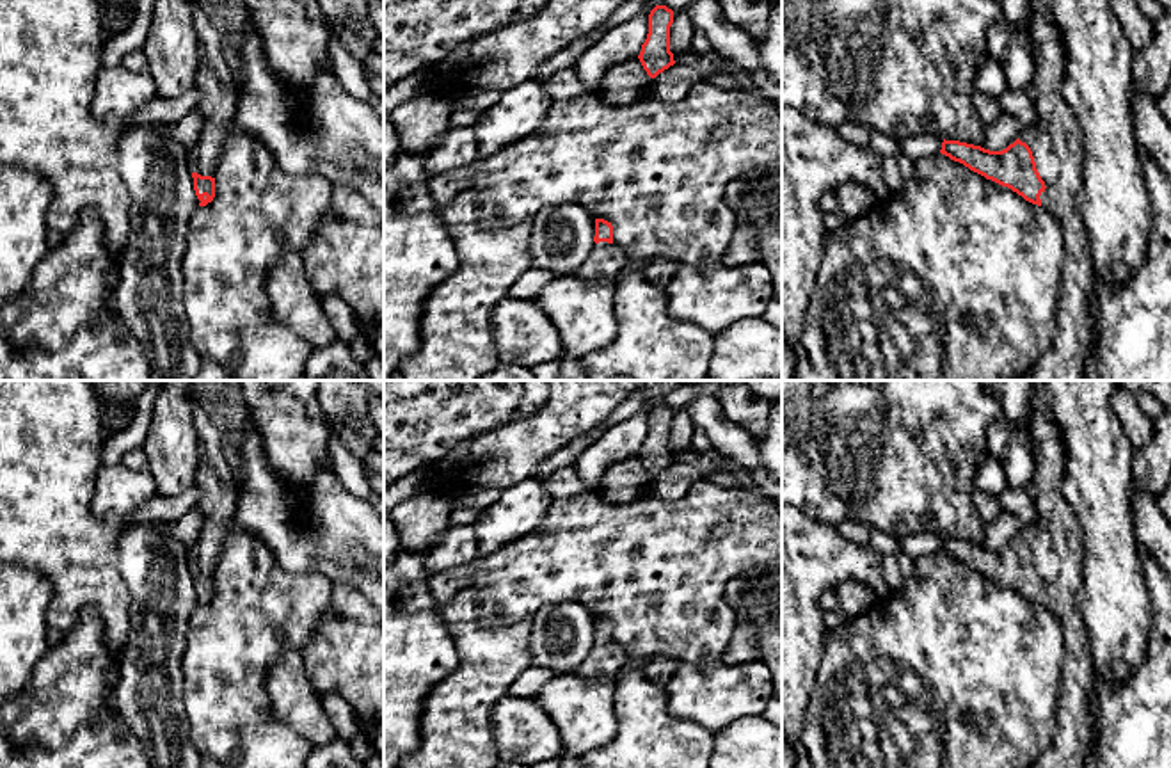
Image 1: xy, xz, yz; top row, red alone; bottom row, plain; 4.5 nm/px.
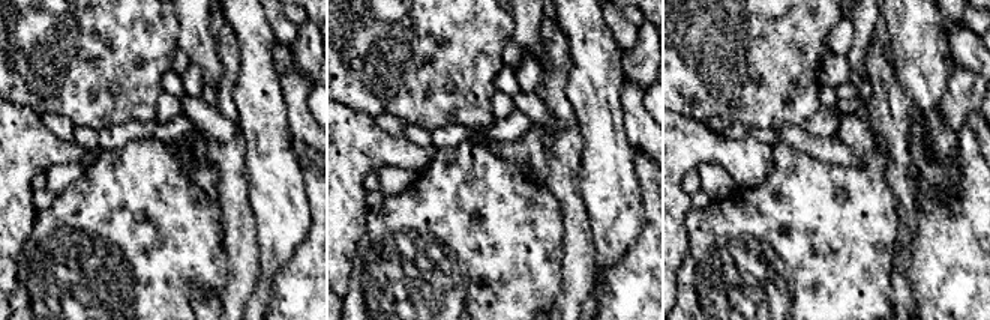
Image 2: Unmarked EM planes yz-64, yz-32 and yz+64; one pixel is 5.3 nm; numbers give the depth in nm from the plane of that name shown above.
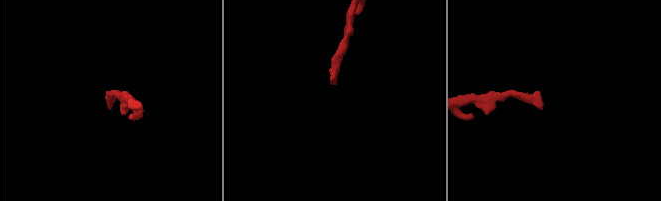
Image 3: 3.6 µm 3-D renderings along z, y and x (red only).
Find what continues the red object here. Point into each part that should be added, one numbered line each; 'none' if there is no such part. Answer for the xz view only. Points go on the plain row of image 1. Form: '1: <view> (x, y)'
1: xz (605, 660)

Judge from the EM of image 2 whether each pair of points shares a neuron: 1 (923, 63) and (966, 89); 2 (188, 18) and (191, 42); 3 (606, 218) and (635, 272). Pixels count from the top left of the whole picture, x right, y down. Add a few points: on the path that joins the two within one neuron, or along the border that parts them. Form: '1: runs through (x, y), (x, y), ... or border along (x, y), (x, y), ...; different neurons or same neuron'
1: border along (954, 71), (950, 87), (941, 101), (942, 114); different neurons
2: runs through (191, 24), (191, 36); same neuron
3: border along (641, 221), (638, 236), (603, 271); different neurons

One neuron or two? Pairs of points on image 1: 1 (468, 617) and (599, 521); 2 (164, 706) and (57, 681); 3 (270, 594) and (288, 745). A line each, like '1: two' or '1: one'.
1: two
2: two
3: one

